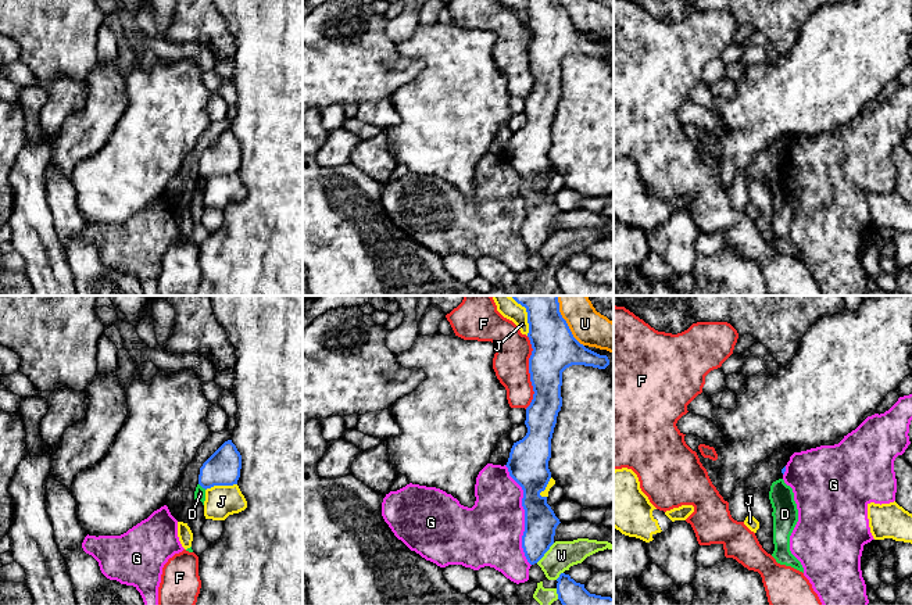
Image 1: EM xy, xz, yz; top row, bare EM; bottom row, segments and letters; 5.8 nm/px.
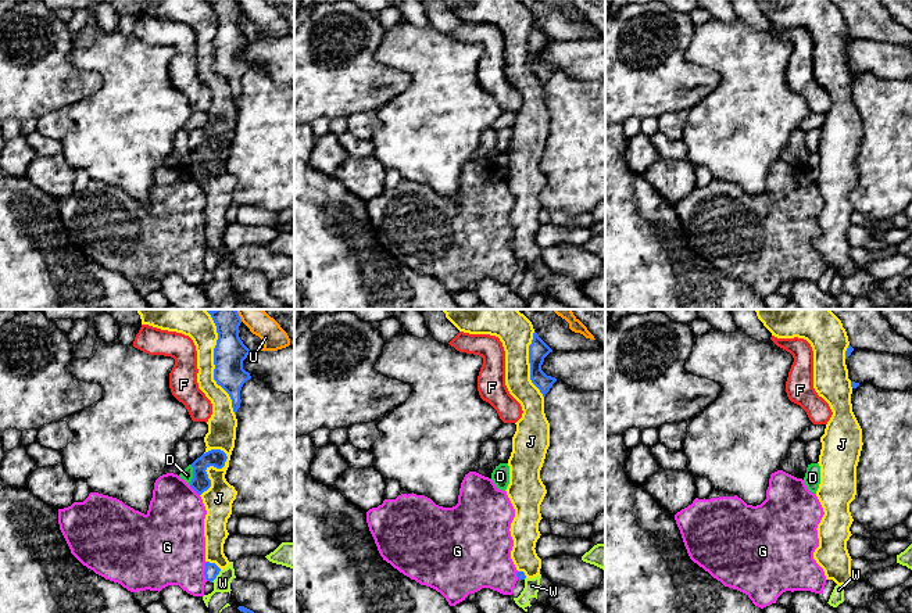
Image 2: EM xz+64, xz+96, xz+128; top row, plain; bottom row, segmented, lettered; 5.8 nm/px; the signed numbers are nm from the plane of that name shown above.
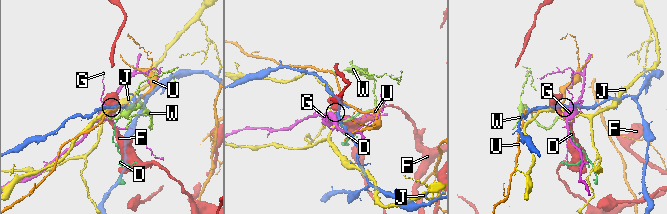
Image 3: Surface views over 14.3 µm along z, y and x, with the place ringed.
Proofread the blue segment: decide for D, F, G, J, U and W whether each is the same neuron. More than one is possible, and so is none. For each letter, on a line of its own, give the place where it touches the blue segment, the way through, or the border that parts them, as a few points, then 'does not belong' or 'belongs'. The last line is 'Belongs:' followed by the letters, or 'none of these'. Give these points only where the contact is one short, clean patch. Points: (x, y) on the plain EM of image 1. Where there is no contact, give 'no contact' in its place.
D: meets blue in xy at (203, 176); border along xy (199, 172), (206, 178); does not belong
F: meets blue in xz at (529, 61); does not belong
G: meets blue in xz at (525, 204); does not belong
J: meets blue in xy at (221, 174); does not belong
U: meets blue in xz at (569, 18); does not belong
W: meets blue in xz at (546, 240); border along xz (554, 232), (536, 251); does not belong
Belongs: none of these

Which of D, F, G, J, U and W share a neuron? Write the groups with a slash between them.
D / F / G / J / U / W

